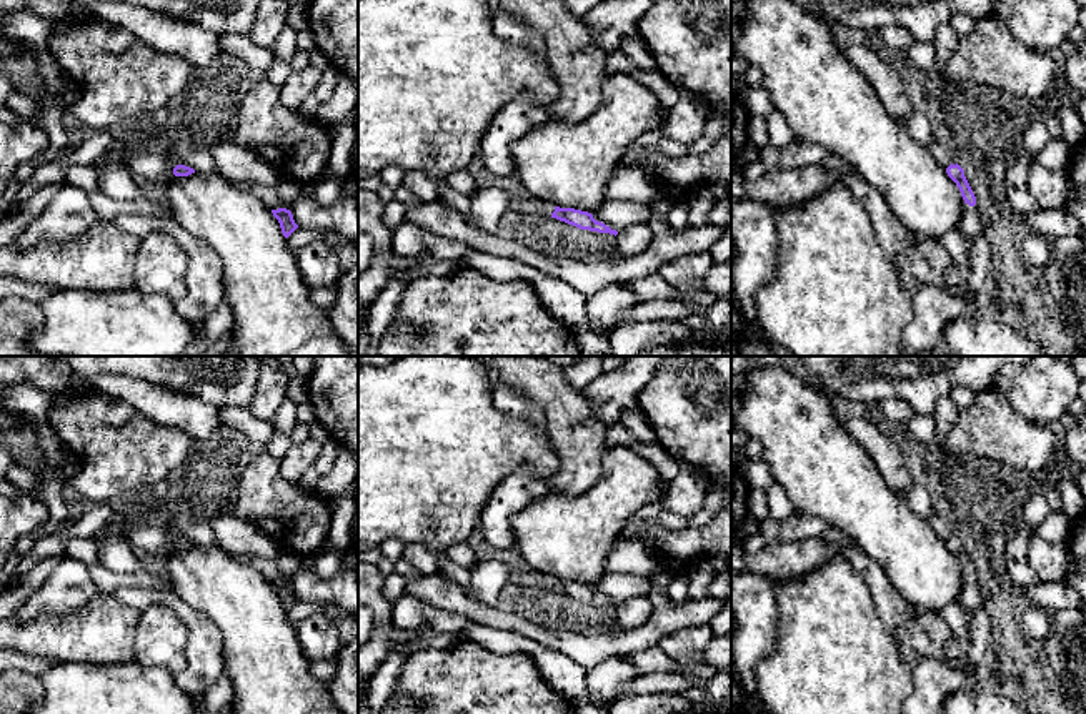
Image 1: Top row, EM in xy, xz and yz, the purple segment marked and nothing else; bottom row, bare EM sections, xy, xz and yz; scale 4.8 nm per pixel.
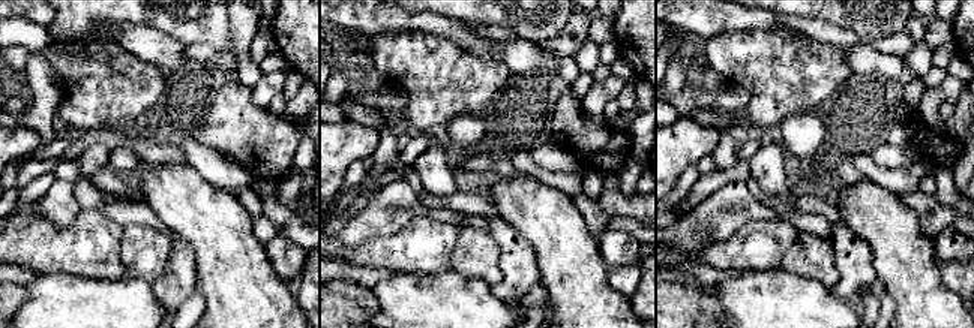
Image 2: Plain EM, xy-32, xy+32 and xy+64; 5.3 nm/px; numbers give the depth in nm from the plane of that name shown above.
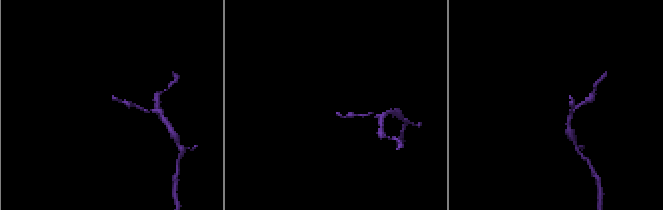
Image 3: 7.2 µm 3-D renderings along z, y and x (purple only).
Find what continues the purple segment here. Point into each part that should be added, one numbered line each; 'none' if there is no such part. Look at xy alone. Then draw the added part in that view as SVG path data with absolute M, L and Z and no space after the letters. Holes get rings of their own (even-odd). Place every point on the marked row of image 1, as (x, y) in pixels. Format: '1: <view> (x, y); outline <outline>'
1: xy (150, 162); outline M143 148L140 153L127 160L130 173L138 178L162 178L173 175L177 166L170 156L160 148Z

